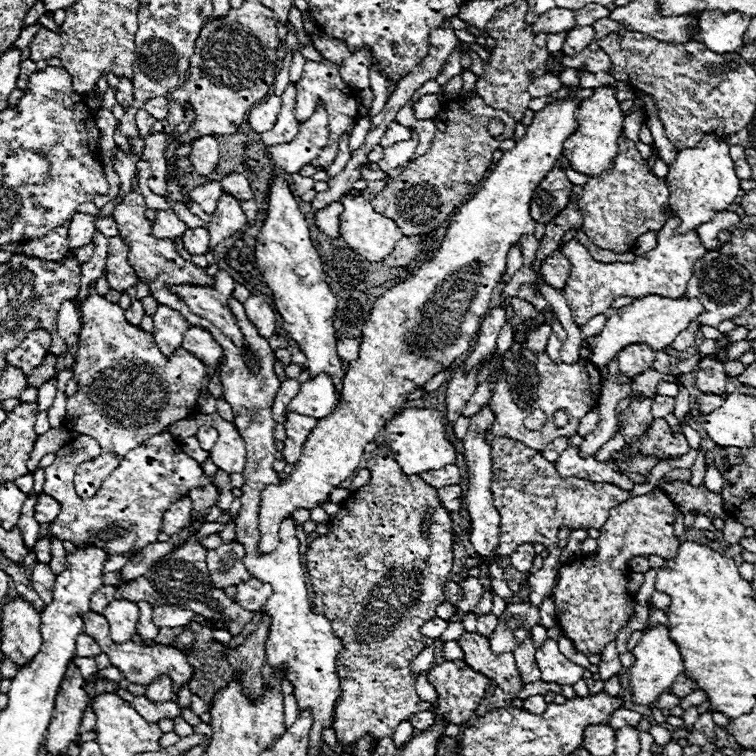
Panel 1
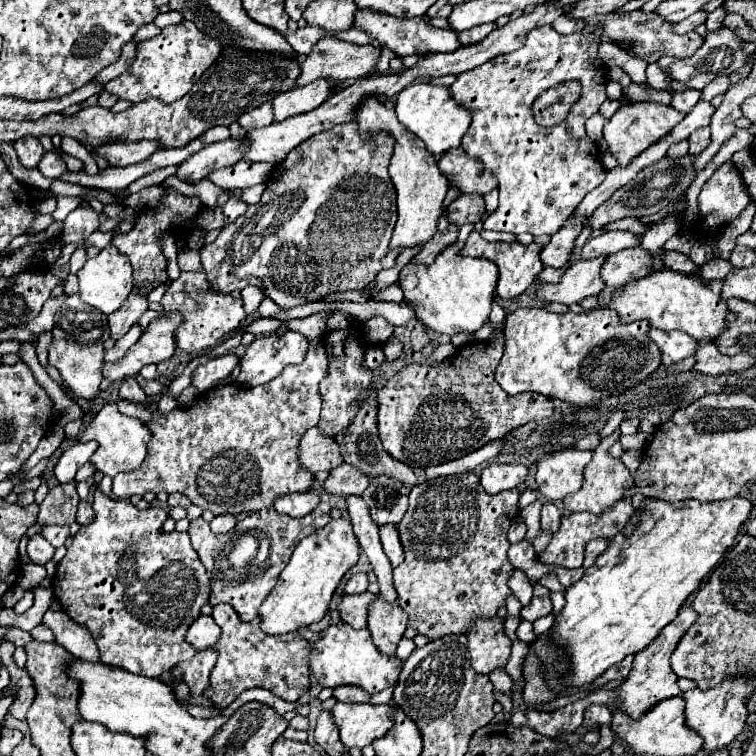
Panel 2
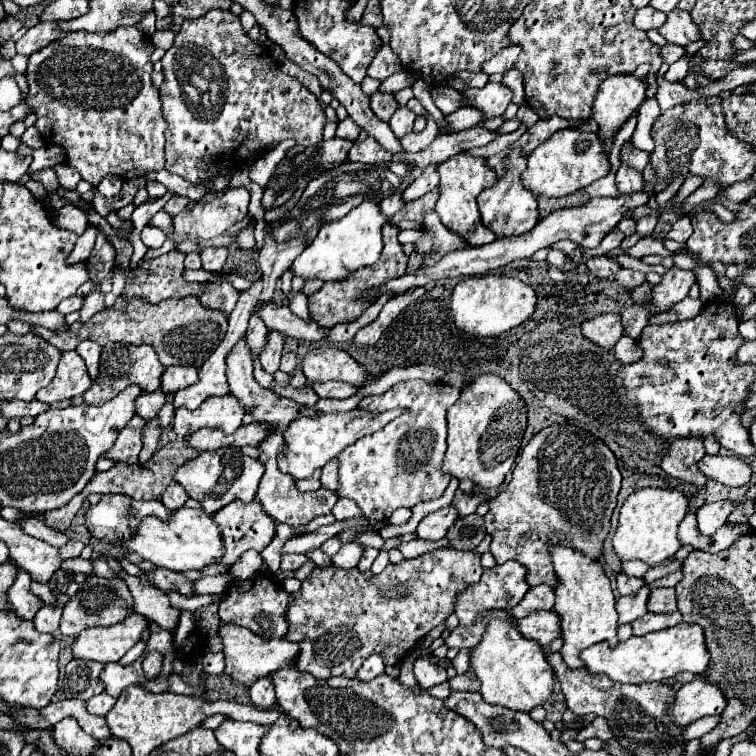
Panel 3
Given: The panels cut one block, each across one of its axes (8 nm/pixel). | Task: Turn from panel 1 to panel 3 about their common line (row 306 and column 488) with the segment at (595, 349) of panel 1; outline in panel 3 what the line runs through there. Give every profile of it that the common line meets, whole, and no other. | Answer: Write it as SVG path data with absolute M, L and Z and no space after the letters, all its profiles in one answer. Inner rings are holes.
M492 620L486 624L480 642L470 650L470 668L480 684L478 692L490 704L528 712L534 706L542 706L552 696L554 672L546 660L544 648L524 638L508 620Z

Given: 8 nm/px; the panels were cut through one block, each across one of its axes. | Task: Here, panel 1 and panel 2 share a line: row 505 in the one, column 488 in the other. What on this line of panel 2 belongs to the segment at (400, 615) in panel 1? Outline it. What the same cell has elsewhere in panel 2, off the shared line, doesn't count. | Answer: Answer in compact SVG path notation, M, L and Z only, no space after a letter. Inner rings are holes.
M502 336L486 342L470 340L440 364L410 364L396 372L376 396L378 434L384 450L412 468L428 468L466 456L530 420L548 418L554 410L550 398L536 392L510 396L494 380L502 348Z

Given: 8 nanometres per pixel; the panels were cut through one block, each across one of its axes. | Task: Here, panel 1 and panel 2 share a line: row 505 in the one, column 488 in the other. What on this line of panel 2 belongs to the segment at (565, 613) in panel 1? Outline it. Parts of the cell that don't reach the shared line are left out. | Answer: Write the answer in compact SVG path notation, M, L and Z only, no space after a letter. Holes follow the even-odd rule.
M498 616L490 620L476 620L466 636L472 666L478 674L488 674L494 668L506 666L512 642L504 634L504 624Z

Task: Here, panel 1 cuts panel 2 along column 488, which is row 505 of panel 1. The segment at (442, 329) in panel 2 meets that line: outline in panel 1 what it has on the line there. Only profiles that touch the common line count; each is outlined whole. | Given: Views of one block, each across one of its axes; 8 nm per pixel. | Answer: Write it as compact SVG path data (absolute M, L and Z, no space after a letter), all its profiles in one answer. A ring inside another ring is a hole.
M570 96L568 100L556 100L546 104L546 108L534 112L532 124L526 128L522 140L516 142L516 148L506 150L502 158L496 162L490 176L484 180L482 188L470 198L466 204L458 208L458 212L450 218L450 228L446 232L444 242L440 244L438 252L432 252L428 262L424 262L408 282L394 286L386 294L382 294L372 308L370 320L364 324L362 330L362 344L360 356L350 364L342 378L342 400L334 412L326 418L320 418L314 430L310 432L300 462L294 466L294 472L278 486L268 486L260 500L260 552L274 552L278 544L278 526L280 522L290 516L298 508L312 510L318 502L326 500L326 496L344 482L356 468L364 454L364 446L376 438L376 434L384 428L384 424L398 414L406 404L408 396L424 386L434 374L452 366L456 358L472 350L472 342L480 328L482 316L488 312L492 290L496 282L506 272L506 254L514 242L518 242L520 234L534 234L536 220L530 218L530 198L540 184L540 180L556 166L562 144L576 132L578 120L576 110L582 100ZM420 350L424 352L424 362L420 362Z

